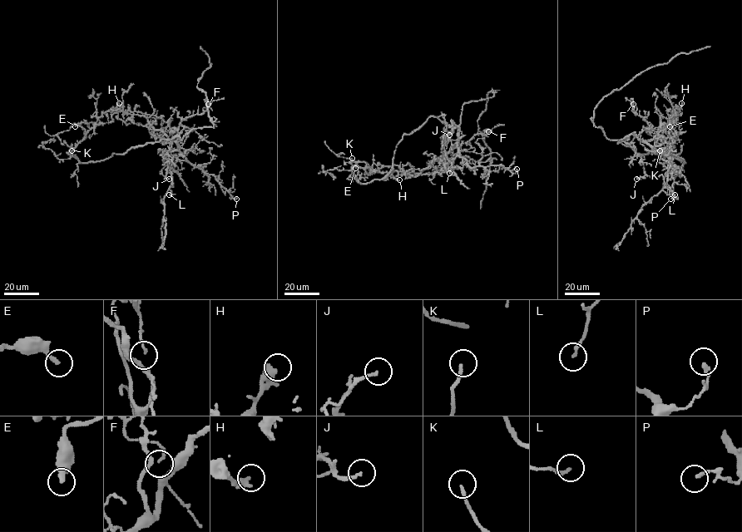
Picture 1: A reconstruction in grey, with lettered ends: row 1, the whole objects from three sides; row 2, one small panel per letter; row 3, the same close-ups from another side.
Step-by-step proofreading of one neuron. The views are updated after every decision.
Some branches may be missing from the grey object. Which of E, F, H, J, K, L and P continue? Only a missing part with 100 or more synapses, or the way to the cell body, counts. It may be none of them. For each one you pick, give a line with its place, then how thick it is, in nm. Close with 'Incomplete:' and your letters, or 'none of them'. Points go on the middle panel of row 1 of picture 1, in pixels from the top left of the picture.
Incomplete: none of them

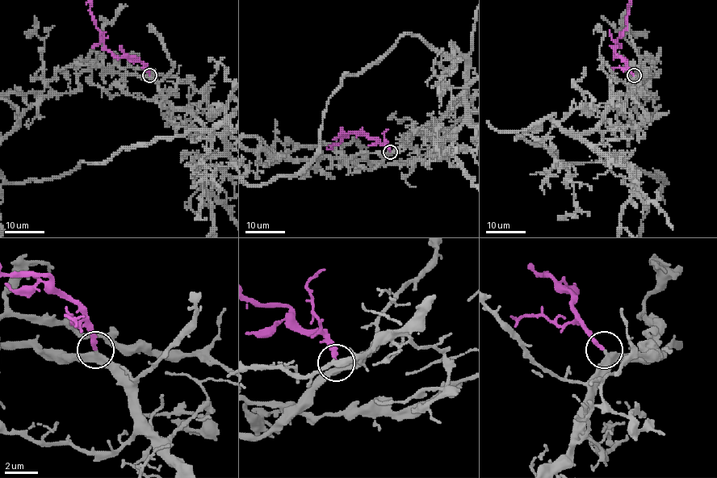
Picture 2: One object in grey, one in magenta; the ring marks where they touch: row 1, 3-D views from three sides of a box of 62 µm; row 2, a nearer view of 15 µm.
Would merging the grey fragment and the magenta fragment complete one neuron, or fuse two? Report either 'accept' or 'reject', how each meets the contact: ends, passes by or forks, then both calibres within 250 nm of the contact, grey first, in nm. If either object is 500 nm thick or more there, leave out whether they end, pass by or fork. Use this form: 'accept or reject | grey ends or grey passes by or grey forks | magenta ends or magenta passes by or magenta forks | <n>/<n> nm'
accept | grey passes by | magenta ends | 320/260 nm

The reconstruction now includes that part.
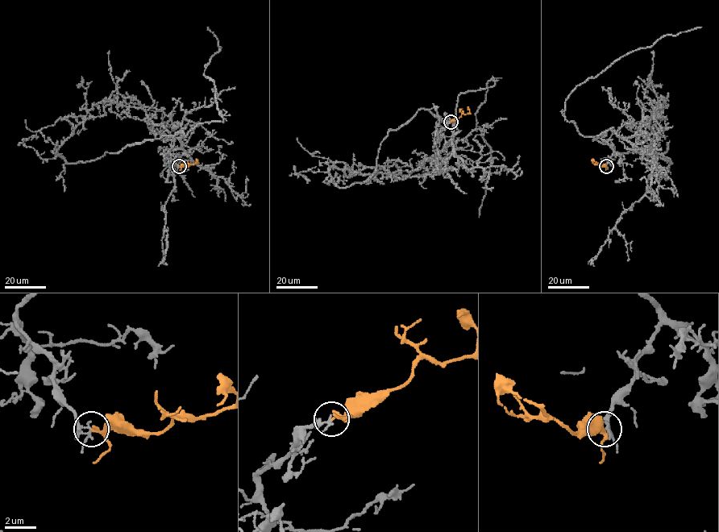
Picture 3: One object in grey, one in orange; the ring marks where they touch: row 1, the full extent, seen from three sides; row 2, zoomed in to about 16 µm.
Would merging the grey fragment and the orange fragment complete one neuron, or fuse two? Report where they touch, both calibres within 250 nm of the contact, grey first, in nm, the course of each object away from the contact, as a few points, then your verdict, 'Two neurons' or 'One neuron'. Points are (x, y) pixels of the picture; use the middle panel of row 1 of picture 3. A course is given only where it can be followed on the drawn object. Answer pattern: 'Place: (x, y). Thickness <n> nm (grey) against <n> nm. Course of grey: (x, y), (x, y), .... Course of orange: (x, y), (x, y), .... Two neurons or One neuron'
Place: (450, 122). Thickness 150 nm (grey) against 150 nm. Course of grey: (450, 122), (441, 129), (444, 113), (455, 118), (460, 93), (494, 81), (475, 117), (492, 163), (479, 217). Course of orange: (450, 122), (463, 114), (468, 114), (467, 108). Two neurons

